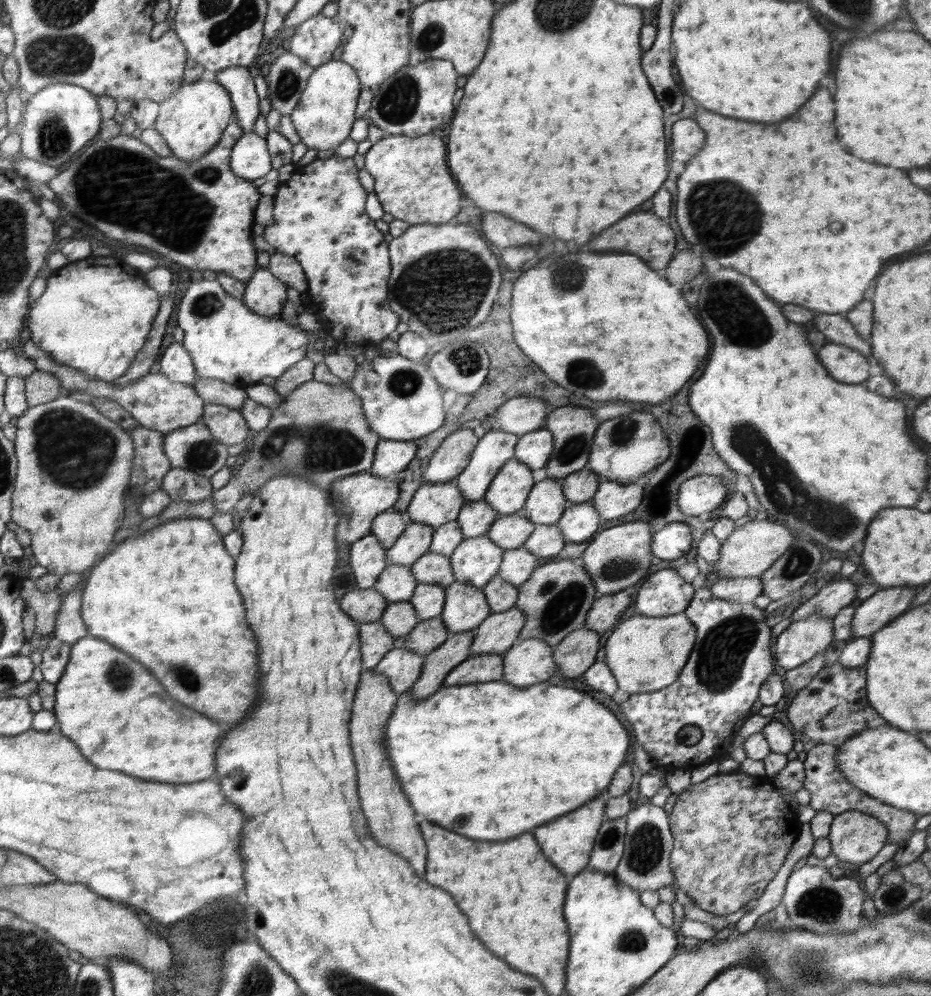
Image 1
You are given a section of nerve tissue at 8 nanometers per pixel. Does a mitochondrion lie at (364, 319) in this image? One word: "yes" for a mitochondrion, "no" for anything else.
no

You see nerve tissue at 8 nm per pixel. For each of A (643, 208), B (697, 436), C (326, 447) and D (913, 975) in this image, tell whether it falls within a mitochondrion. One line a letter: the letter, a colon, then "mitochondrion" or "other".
A: other
B: mitochondrion
C: mitochondrion
D: other

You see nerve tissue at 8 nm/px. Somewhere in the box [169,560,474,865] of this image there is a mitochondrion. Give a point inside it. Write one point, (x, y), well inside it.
(462, 822)

